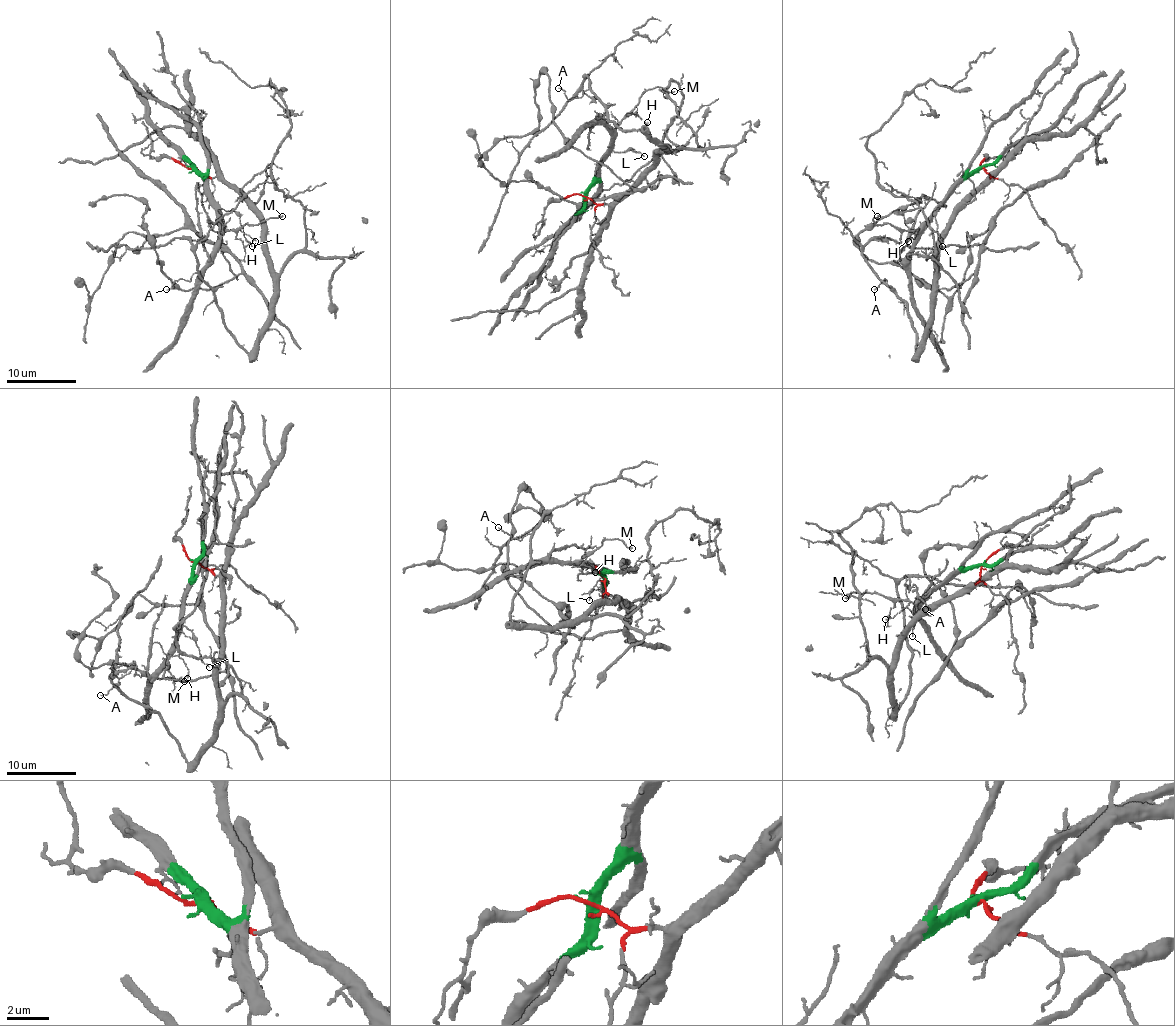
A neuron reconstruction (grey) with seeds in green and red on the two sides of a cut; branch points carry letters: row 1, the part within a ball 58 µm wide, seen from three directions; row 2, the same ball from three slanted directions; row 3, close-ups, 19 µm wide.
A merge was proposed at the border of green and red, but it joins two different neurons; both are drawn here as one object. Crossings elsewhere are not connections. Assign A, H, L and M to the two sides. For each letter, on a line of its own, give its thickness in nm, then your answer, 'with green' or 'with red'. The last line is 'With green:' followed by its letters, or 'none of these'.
A: 110 nm thick; with red
H: 90 nm thick; with green
L: 90 nm thick; with green
M: 150 nm thick; with green
With green: H, L, M

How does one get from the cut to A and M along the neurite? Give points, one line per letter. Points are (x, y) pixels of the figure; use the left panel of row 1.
A: (191, 168), (221, 176), (261, 224), (273, 281), (271, 323), (249, 353), (196, 272), (167, 290)
M: (191, 168), (203, 180), (205, 196), (219, 217), (223, 231), (237, 231), (245, 224), (254, 225), (282, 217)

